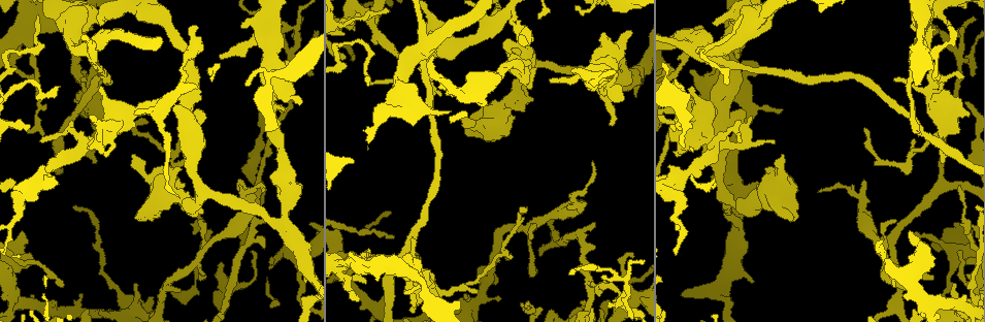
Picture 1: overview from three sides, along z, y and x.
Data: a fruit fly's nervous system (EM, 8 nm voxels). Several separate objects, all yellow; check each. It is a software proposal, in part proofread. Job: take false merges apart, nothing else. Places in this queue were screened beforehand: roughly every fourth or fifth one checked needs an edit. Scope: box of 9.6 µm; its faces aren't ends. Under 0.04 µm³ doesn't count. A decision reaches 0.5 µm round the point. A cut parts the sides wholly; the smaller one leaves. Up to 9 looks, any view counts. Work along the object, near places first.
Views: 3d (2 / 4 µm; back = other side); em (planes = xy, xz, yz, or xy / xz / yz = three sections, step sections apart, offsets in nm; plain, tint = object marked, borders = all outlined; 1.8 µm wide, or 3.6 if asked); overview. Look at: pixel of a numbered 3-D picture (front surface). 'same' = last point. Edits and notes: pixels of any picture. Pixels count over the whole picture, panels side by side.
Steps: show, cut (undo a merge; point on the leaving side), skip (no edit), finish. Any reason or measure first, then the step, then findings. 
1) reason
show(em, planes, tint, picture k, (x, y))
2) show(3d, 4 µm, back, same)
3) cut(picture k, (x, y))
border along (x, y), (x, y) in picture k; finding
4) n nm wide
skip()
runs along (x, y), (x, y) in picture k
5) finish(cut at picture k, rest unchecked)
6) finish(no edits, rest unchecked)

arms part here
show(3d, 4 µm, picture 1, (408, 273))

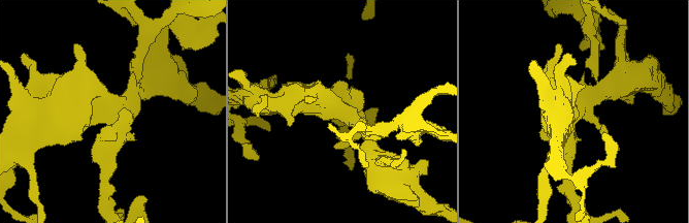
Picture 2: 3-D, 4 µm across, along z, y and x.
show(em, xz, step 16, tint, picture 2, (113, 118))

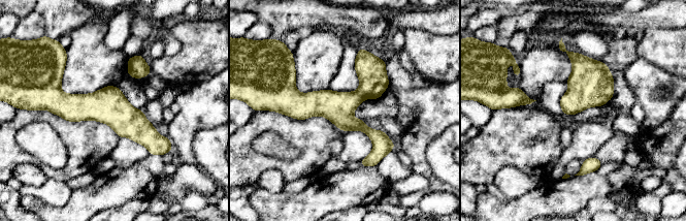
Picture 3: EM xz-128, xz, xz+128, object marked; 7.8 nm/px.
200 nm wide
skip()
continuous, no second neuron

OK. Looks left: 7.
a narrow waist
show(em, xy, step 16, tint, picture 1, (937, 27))

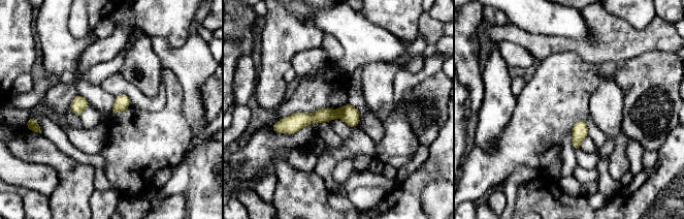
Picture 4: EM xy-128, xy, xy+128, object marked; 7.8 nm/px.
cut(picture 4, (350, 115))
border along (335, 111), (337, 115) in picture 4; two neurons meet here

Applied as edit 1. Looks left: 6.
branch point
show(em, xy, step 16, tint, picture 1, (281, 167))

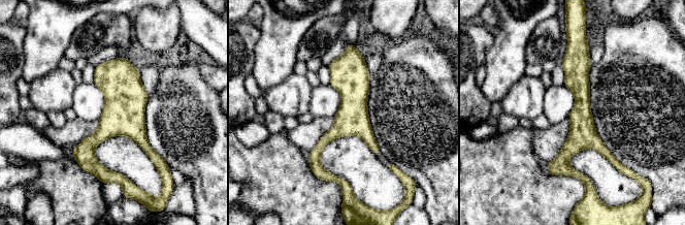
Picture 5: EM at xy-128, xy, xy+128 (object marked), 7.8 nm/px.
show(em, planes, tint, same)

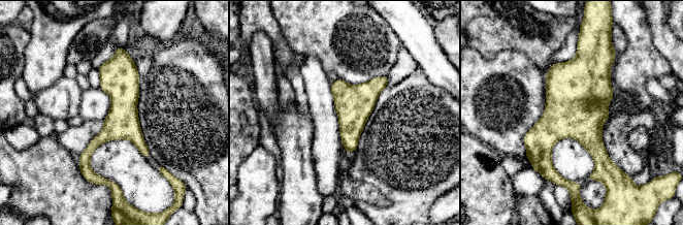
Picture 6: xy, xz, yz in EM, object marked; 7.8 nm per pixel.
skip()
all the same neuron

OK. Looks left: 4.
two arms at a narrow angle
show(3d, 2 µm, picture 1, (413, 55))

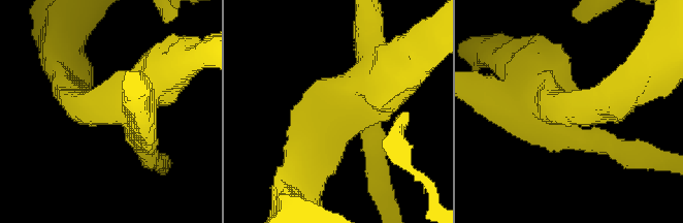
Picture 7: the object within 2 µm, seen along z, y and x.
4 arms
show(em, planes, tint, picture 7, (568, 111))

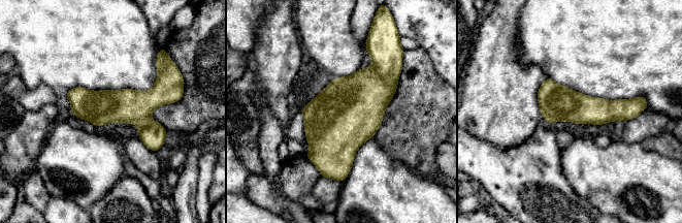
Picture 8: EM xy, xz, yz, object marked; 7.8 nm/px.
280 nm wide
cut(picture 8, (384, 46))
border along (372, 64), (389, 85), (396, 84) in picture 8; a second neuron is stuck on

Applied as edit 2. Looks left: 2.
finish(cut at picture 4, cut at picture 8, rest unchecked)

